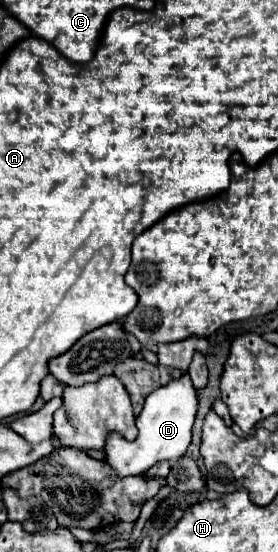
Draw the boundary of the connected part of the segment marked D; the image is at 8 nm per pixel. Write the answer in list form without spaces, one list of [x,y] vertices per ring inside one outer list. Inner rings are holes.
[[[186,372],[182,374],[182,378],[172,380],[170,384],[154,390],[146,398],[142,414],[136,418],[136,426],[138,426],[136,440],[128,442],[128,440],[122,440],[122,436],[118,434],[108,436],[108,442],[106,442],[108,460],[106,462],[116,470],[120,478],[124,478],[124,476],[144,474],[160,460],[178,460],[180,456],[186,454],[186,448],[192,442],[192,426],[196,420],[196,412],[198,412],[198,396]]]

